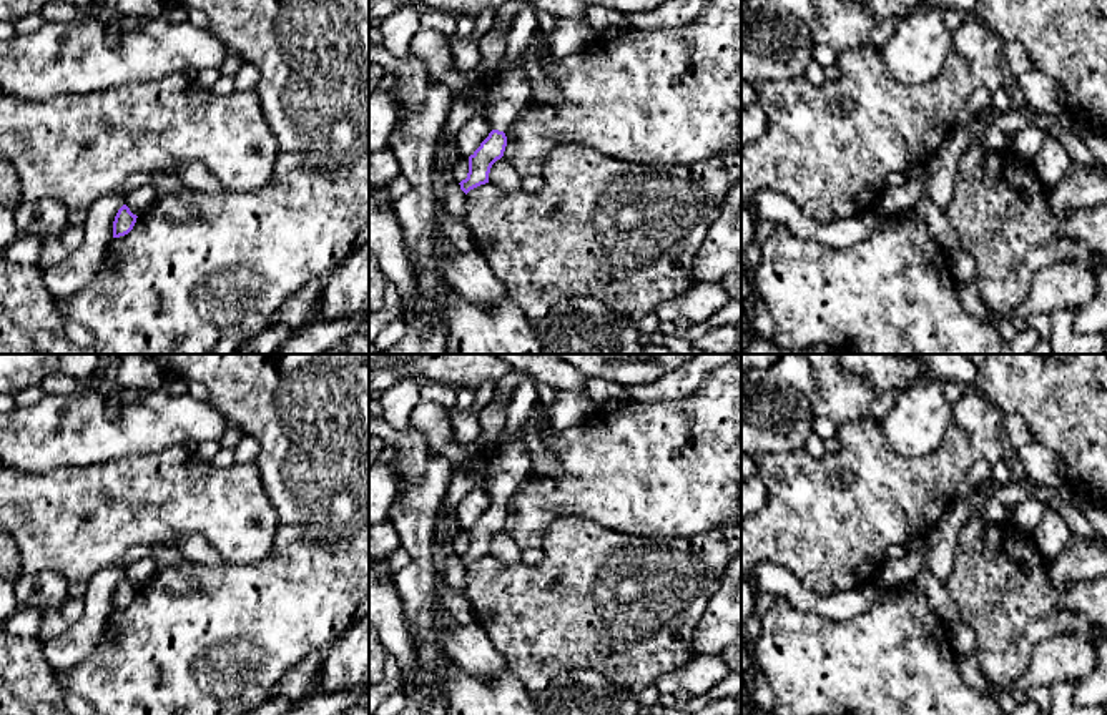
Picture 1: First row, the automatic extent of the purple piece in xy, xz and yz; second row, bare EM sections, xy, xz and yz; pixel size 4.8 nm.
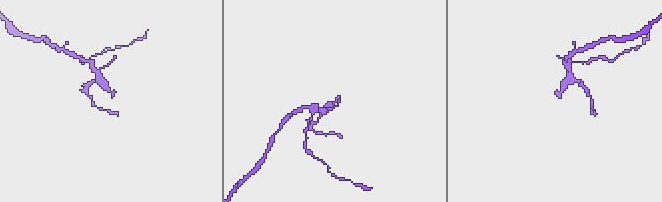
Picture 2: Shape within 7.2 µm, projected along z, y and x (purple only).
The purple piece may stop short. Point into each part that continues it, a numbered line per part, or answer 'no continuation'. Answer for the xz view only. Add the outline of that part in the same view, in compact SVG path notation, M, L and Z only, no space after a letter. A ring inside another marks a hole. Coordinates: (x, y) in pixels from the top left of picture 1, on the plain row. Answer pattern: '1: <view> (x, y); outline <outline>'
1: xz (507, 466); outline M520 379L507 404L507 419L497 447L480 464L480 471L485 476L484 487L490 494L492 502L505 505L532 471L522 441L522 429L537 404L539 394L534 379Z

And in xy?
no continuation

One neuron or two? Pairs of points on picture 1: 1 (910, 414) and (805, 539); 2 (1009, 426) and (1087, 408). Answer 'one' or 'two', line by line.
1: two
2: two

